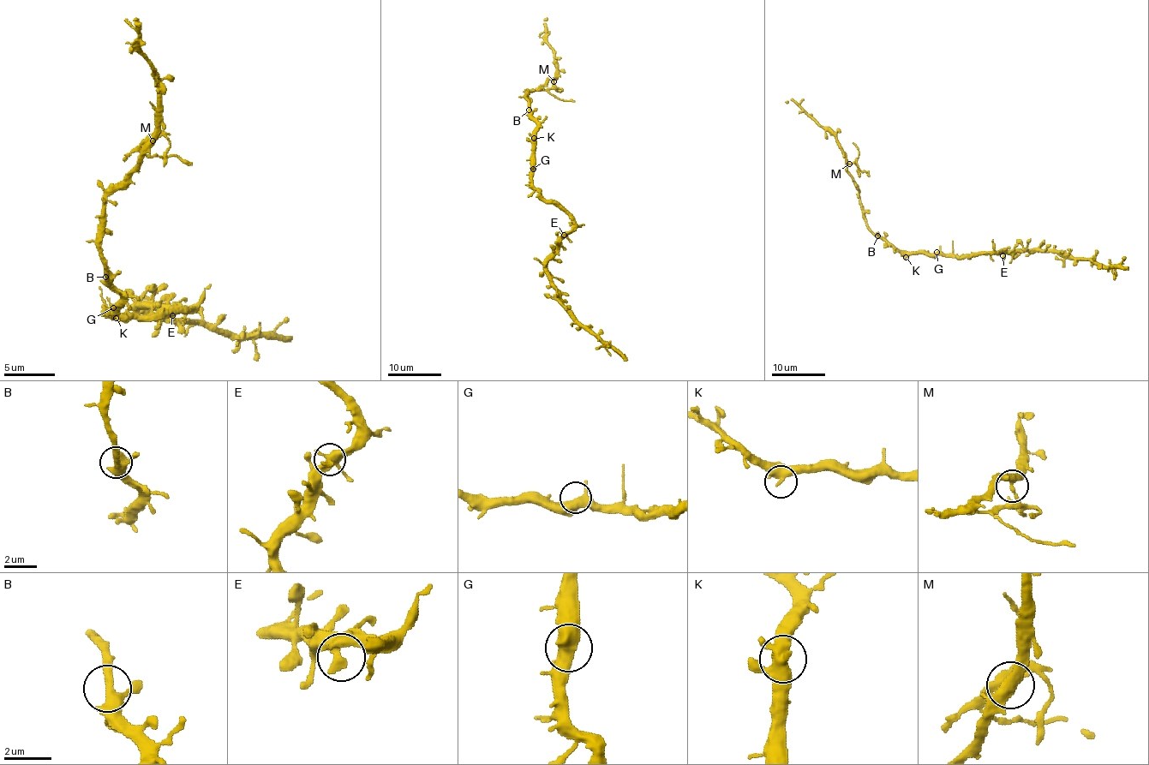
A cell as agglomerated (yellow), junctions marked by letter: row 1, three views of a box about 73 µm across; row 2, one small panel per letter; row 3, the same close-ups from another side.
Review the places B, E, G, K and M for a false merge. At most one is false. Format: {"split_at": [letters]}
{"split_at": ["M"]}

